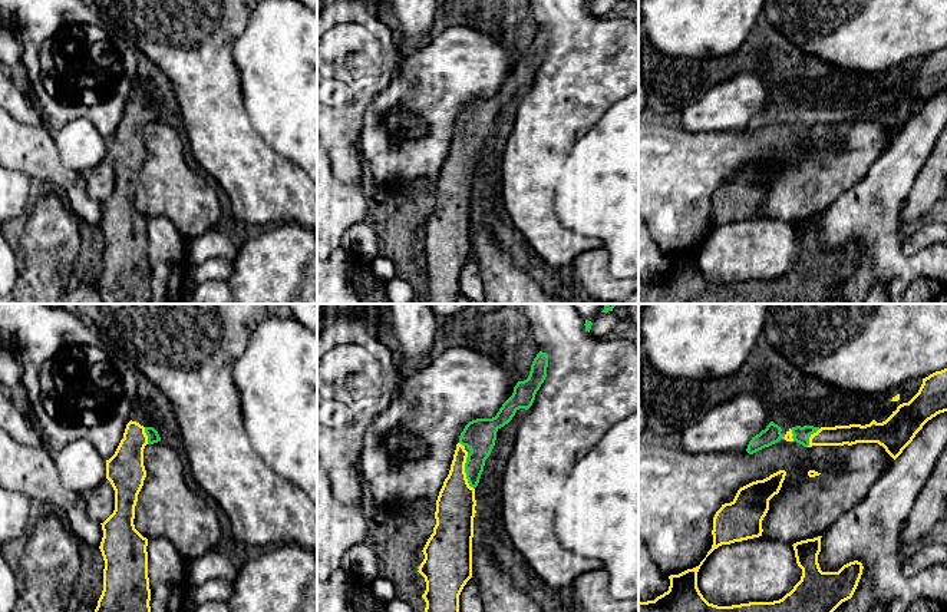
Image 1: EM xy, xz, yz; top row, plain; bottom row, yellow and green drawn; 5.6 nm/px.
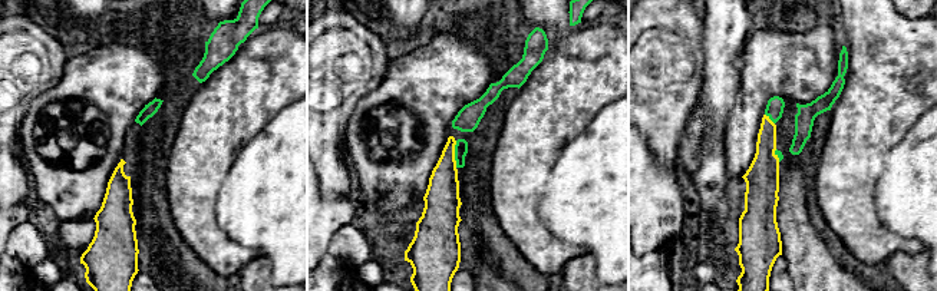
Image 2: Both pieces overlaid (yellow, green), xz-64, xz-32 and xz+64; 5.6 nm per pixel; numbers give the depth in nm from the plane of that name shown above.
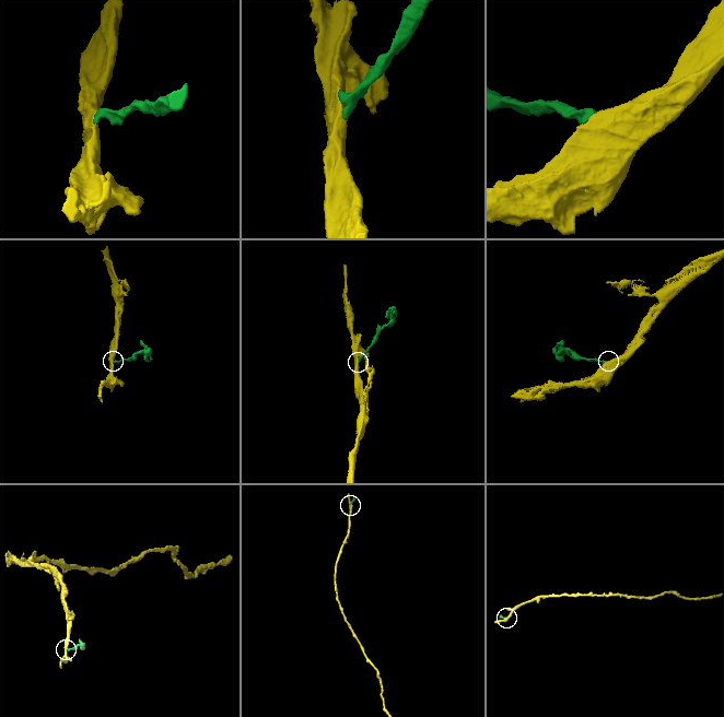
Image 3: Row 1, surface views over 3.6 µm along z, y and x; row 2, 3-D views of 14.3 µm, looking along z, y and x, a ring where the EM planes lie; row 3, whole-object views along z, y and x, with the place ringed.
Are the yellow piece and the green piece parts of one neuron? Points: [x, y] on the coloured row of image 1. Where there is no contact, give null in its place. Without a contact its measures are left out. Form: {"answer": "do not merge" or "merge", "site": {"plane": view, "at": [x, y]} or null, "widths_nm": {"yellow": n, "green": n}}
{"answer": "merge", "site": {"plane": "xz", "at": [464, 472]}, "widths_nm": {"yellow": 220, "green": 180}}

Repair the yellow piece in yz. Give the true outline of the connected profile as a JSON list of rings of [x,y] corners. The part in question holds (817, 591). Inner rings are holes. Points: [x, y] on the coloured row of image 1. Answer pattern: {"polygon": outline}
{"polygon": [[[822,536],[806,539],[806,540],[801,540],[792,545],[795,550],[796,563],[802,569],[802,576],[801,576],[801,580],[793,586],[793,589],[779,601],[749,602],[749,603],[740,603],[740,605],[732,605],[732,606],[717,606],[717,605],[709,603],[697,588],[697,572],[700,566],[703,565],[703,562],[706,560],[705,558],[699,566],[693,569],[687,569],[679,575],[670,575],[669,591],[657,596],[654,601],[639,602],[639,612],[834,612],[842,602],[852,598],[858,586],[858,582],[861,579],[864,566],[861,562],[854,560],[844,565],[838,572],[822,572],[818,563],[818,555],[821,552],[821,537]]]}

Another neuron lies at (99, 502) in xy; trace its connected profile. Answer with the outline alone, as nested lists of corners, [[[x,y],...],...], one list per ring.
[[[106,479],[86,494],[86,512],[98,523],[103,523],[115,510],[115,490]]]

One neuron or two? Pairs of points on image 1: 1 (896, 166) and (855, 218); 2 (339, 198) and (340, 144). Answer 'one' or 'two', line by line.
1: one
2: two

